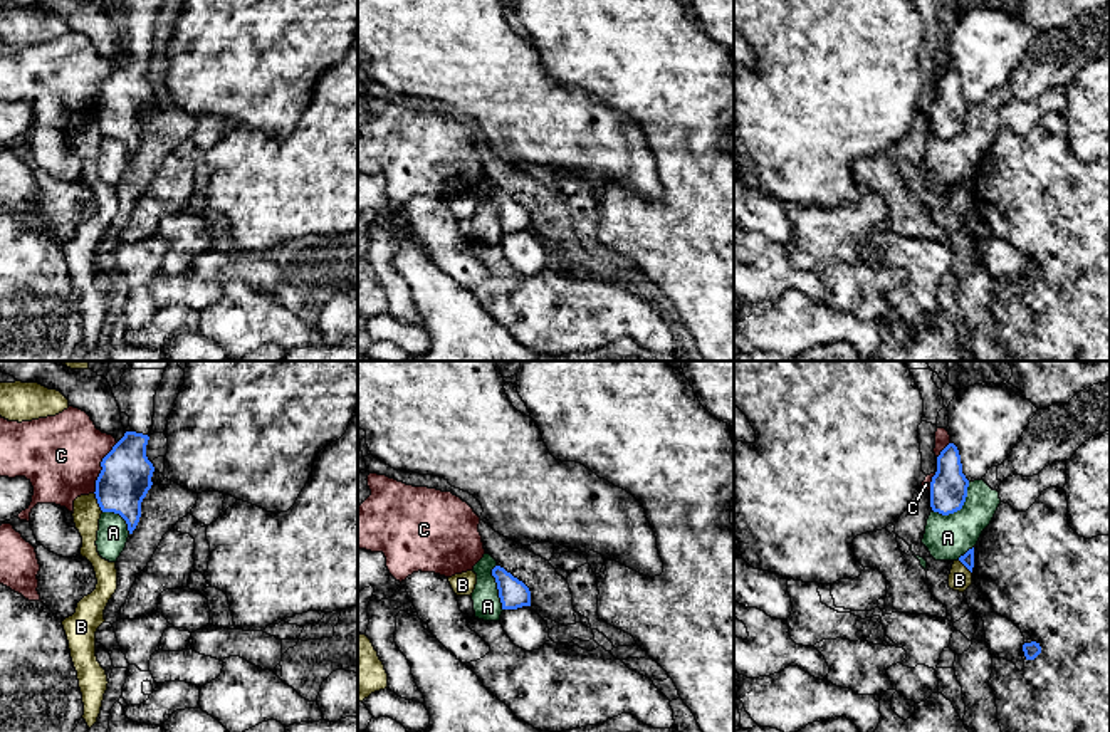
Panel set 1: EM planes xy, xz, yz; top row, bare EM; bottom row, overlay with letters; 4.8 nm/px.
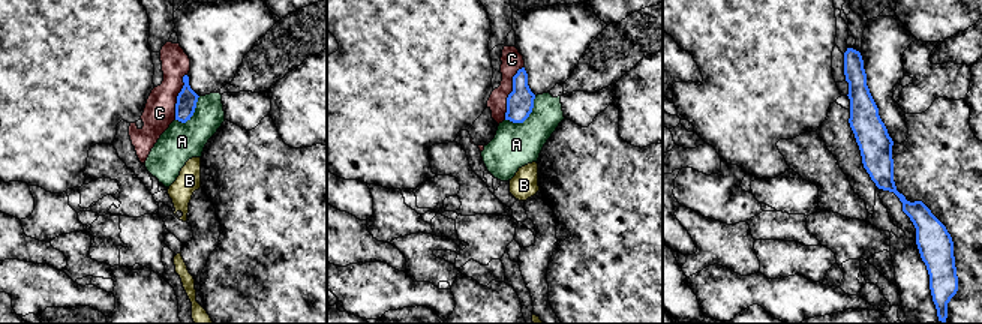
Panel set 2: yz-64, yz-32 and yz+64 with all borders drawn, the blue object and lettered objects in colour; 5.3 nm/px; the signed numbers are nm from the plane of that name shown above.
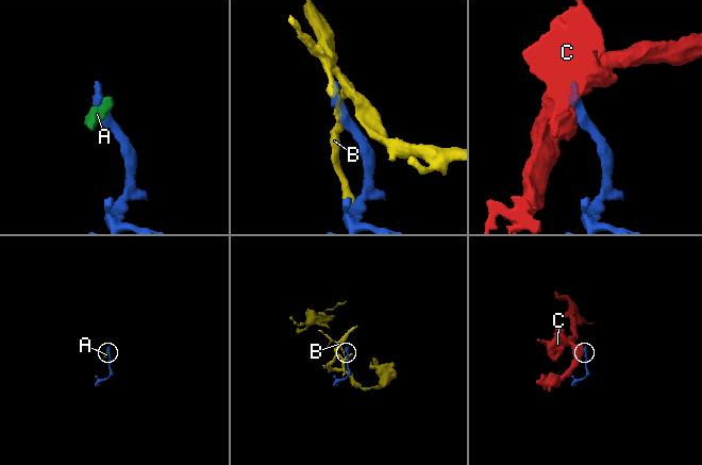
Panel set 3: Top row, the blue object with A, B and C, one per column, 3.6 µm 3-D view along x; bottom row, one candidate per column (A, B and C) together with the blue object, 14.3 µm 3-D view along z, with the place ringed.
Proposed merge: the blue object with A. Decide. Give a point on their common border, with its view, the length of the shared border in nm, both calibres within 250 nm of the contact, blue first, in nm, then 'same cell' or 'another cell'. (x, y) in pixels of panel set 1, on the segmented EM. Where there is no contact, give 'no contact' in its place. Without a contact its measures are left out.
contact yz (959, 509); length 240 nm; calibres 180 and 220 nm; another cell

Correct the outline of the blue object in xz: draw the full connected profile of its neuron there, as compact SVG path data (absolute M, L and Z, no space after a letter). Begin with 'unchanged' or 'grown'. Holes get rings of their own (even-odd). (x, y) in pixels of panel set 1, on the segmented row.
unchanged; M495 566L492 569L492 576L497 583L502 609L517 609L522 606L531 606L531 591L522 581L514 578L500 566Z

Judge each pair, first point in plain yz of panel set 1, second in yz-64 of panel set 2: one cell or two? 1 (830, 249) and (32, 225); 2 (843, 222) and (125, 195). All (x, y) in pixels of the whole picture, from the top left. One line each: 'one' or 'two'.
1: one
2: two

